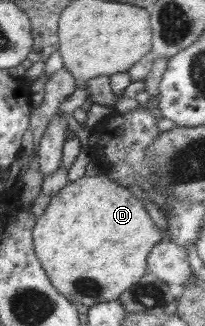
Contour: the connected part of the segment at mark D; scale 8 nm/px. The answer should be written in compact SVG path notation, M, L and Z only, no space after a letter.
M104 171L101 174L92 172L77 182L70 182L55 195L48 211L36 224L34 238L37 254L57 290L77 305L89 307L119 301L121 294L149 273L149 255L165 239L145 203L133 190L119 184Z

